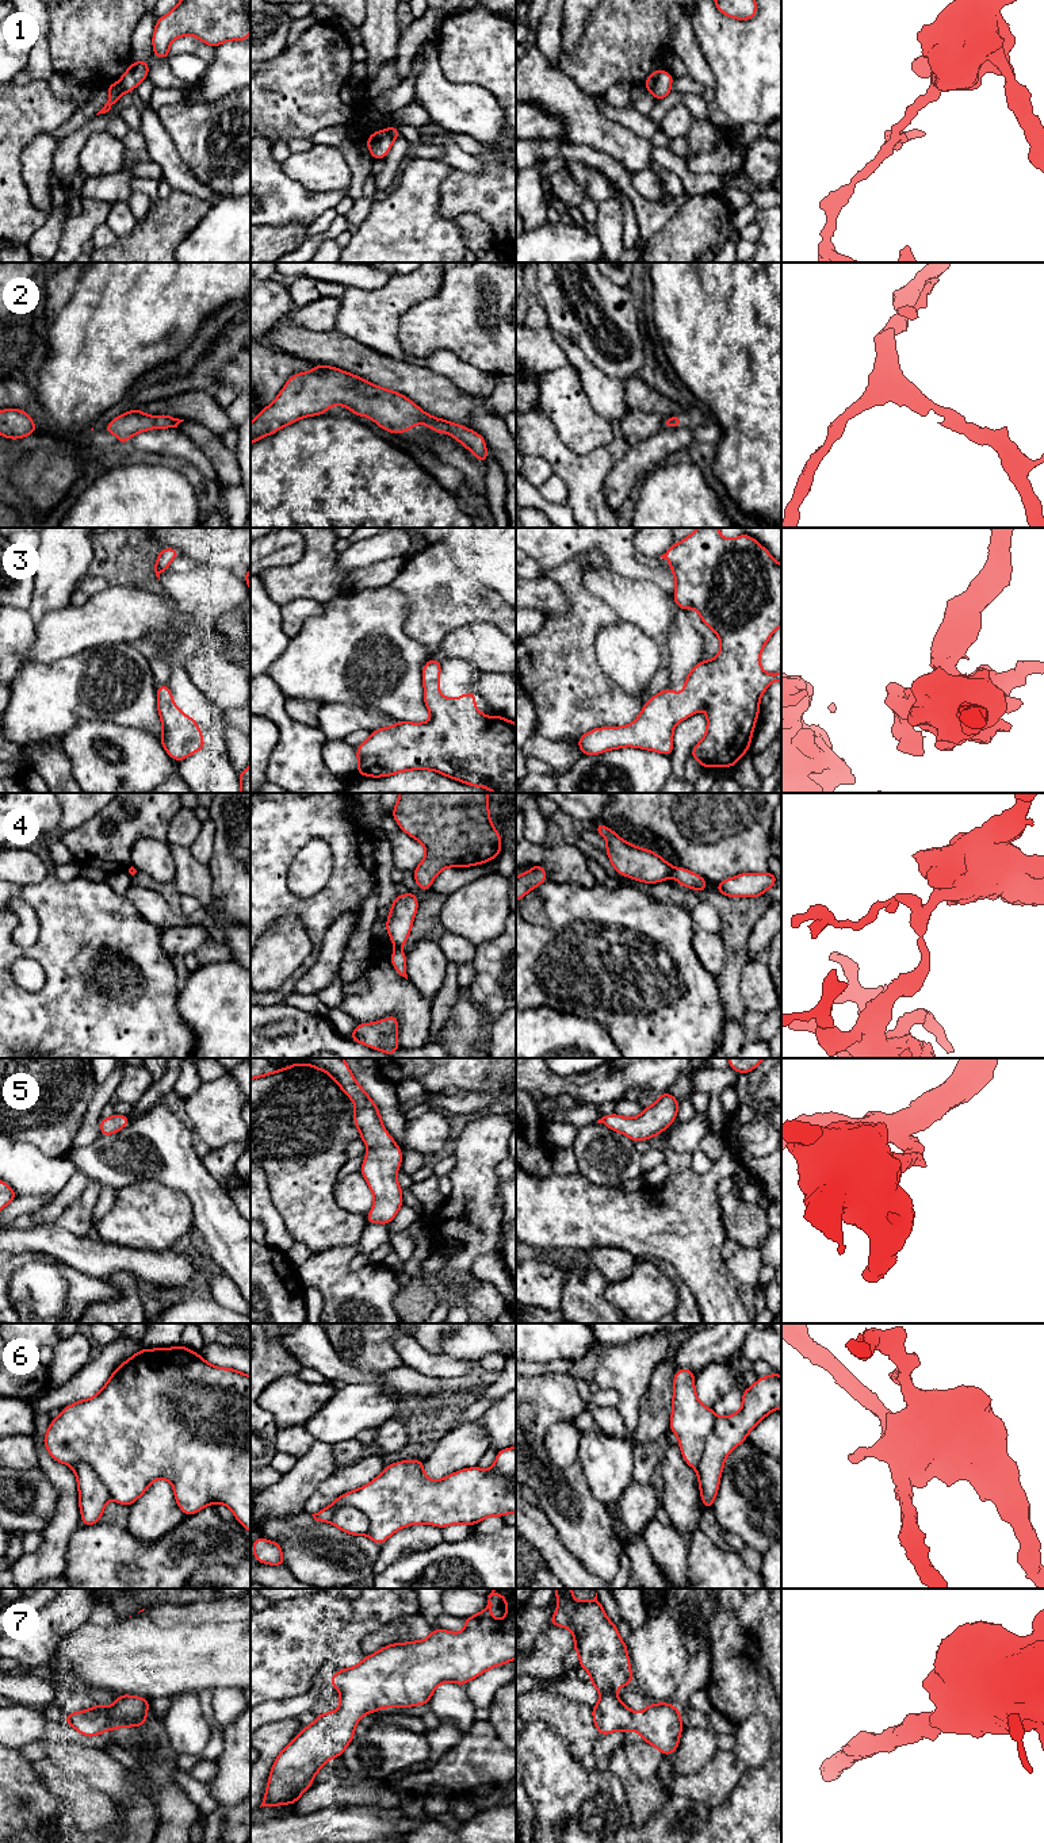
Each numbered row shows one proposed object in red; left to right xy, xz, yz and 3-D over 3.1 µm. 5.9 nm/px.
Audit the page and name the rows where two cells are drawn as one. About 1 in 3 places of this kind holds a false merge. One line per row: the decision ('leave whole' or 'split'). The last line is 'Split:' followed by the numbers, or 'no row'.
1: split
2: leave whole
3: leave whole
4: split
5: leave whole
6: split
7: leave whole
Split: 1, 4, 6

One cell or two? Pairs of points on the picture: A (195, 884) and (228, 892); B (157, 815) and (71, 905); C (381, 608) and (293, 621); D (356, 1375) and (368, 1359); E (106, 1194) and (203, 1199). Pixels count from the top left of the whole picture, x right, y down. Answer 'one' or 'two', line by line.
A: two
B: two
C: two
D: two
E: two

